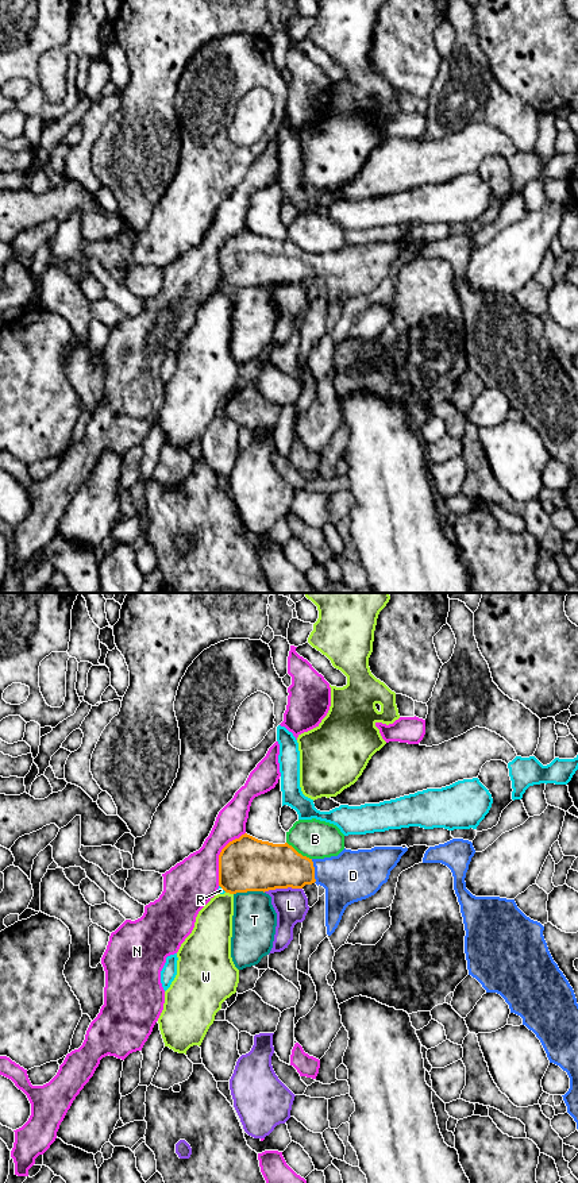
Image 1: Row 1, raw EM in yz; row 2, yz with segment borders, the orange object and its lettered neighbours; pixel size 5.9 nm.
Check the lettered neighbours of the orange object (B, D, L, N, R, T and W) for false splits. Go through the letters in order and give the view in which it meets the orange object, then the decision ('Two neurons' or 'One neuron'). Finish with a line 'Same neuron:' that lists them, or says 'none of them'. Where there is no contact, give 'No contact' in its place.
B: Touches orange in yz. Two neurons
D: Touches orange in yz. One neuron
L: Touches orange in yz. Two neurons
N: Touches orange in yz. Two neurons
R: Touches orange in yz. Two neurons
T: Touches orange in yz. Two neurons
W: Touches orange in yz. Two neurons
Same neuron: D

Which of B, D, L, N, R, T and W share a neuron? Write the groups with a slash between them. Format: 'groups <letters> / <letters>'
groups B / D / L / N / R / T / W

